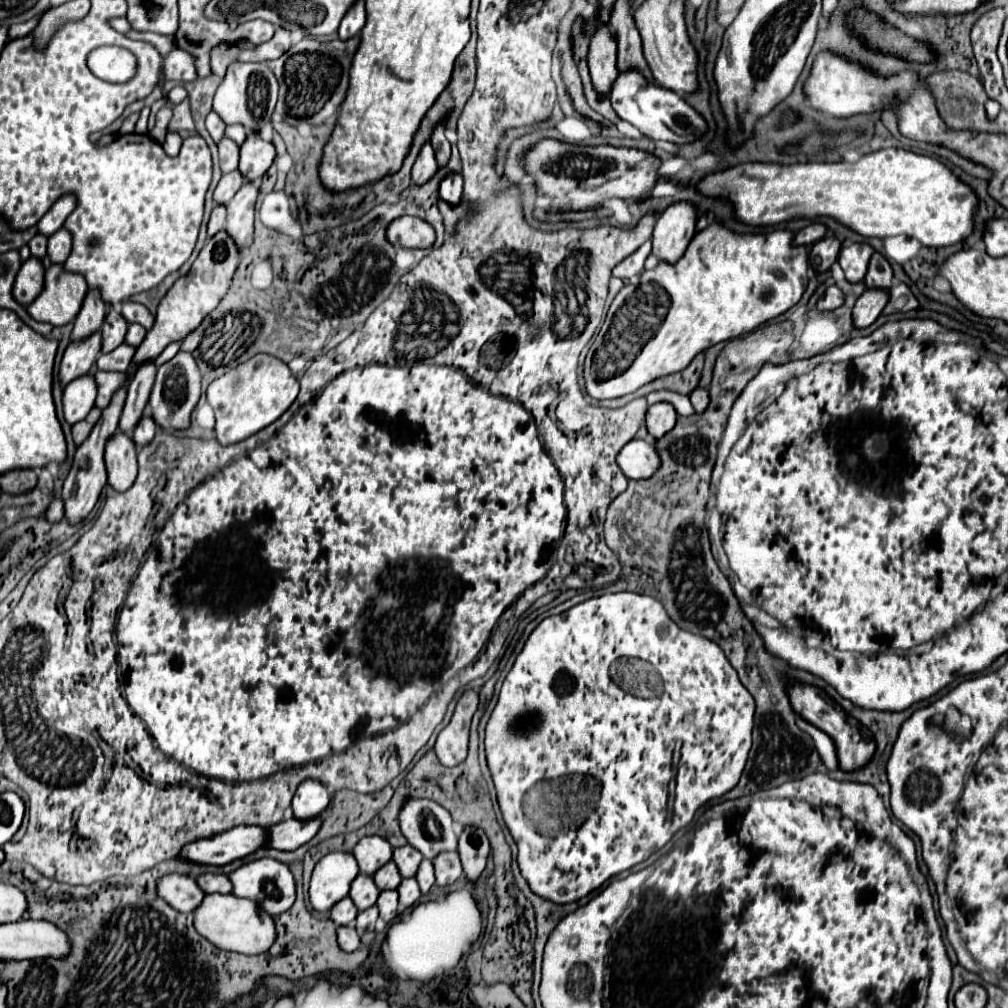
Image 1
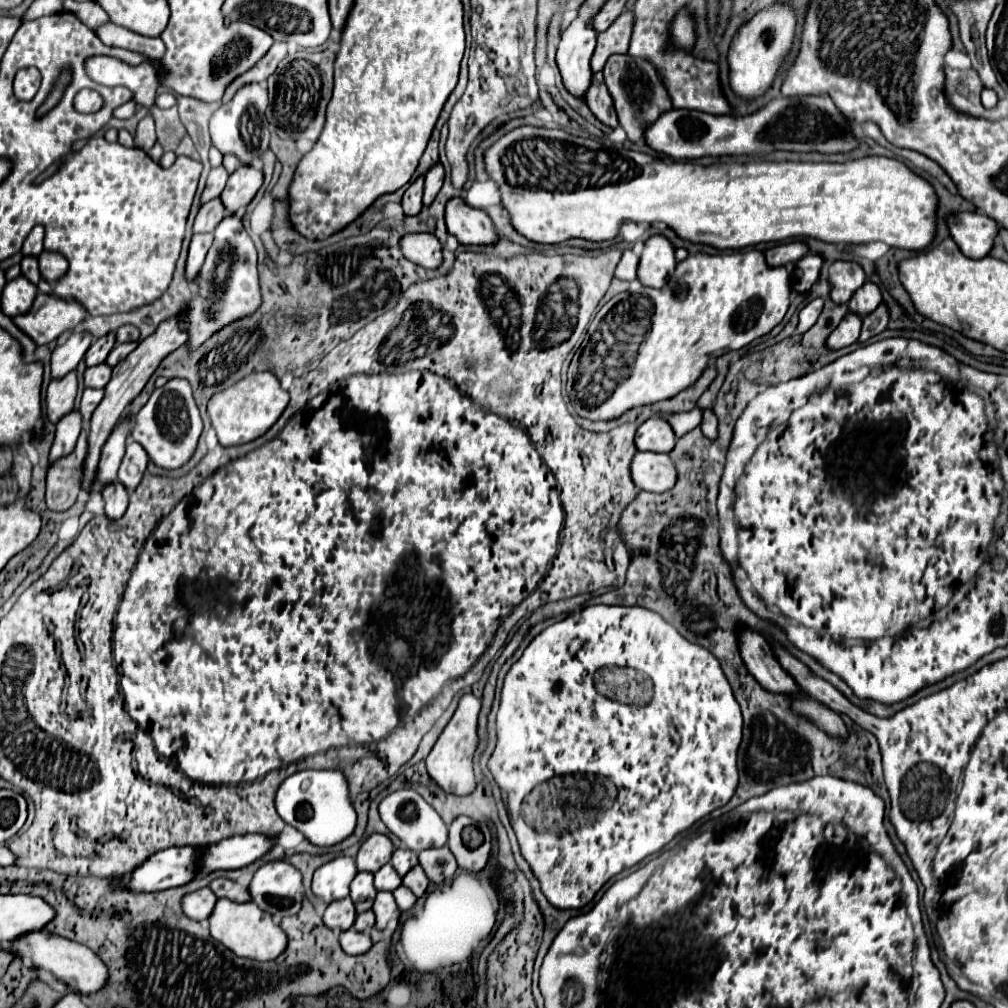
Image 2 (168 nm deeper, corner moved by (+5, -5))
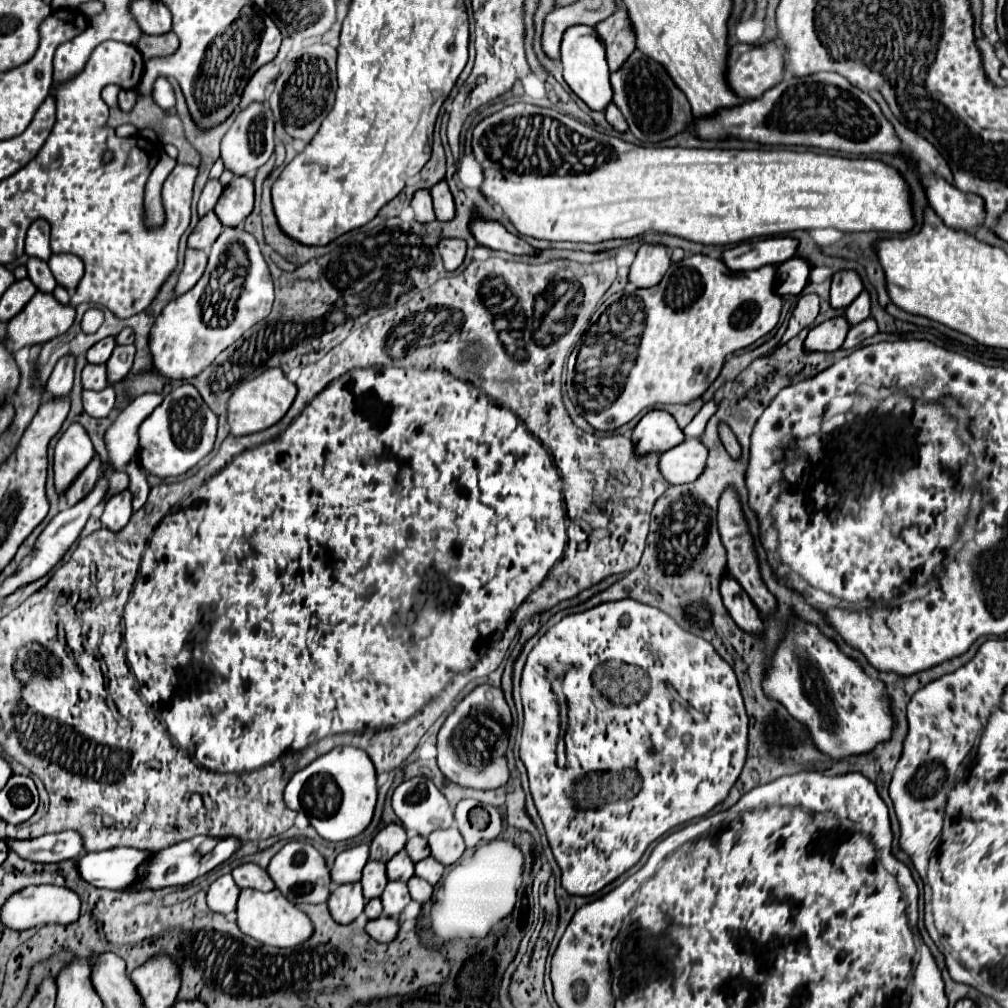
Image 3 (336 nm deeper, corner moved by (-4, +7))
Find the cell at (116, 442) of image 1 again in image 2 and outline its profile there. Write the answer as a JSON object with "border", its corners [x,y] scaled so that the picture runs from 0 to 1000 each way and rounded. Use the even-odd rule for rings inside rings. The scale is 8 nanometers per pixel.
{"border":[[[111,479],[111,483],[105,483],[101,487],[101,493],[103,493],[103,511],[109,515],[109,517],[115,517],[119,515],[119,511],[125,509],[125,503],[127,503],[127,487],[121,479]]]}

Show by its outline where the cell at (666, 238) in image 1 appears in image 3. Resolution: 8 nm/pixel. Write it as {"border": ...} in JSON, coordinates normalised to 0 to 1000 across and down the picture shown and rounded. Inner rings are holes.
{"border":[[[638,241],[624,269],[626,283],[638,287],[652,283],[666,263],[666,253],[656,241]]]}

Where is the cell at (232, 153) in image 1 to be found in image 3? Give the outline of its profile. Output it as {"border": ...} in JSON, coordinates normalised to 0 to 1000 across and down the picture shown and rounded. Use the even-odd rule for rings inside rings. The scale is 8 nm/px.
{"border":[[[207,178],[205,180],[205,184],[203,184],[203,188],[197,195],[197,203],[195,203],[197,213],[203,213],[205,209],[209,209],[215,203],[215,197],[217,197],[219,189],[221,189],[221,184],[219,184],[217,178]]]}

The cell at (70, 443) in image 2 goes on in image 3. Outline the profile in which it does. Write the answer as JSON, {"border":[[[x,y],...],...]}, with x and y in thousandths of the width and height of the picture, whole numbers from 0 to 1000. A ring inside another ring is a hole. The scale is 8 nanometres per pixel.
{"border":[[[70,420],[55,441],[55,483],[59,491],[72,479],[92,453],[92,441],[80,420]]]}

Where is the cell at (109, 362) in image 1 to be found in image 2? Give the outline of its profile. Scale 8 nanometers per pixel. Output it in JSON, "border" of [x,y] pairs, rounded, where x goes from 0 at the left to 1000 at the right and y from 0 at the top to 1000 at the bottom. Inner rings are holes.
{"border":[[[105,360],[85,366],[85,370],[83,370],[83,384],[103,386],[105,380],[107,380],[107,376],[109,376],[109,370],[111,370],[111,366]]]}

